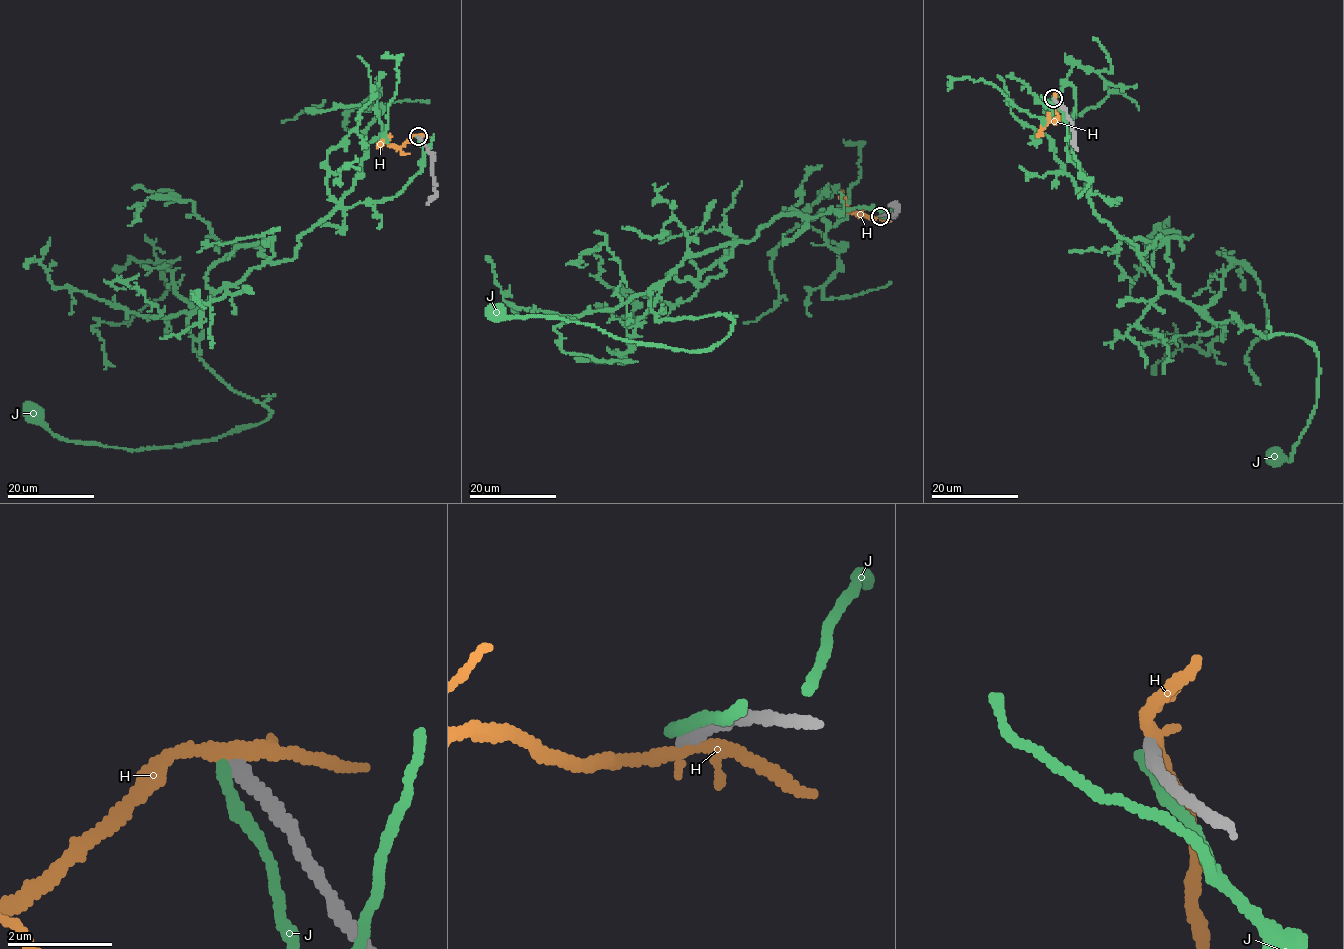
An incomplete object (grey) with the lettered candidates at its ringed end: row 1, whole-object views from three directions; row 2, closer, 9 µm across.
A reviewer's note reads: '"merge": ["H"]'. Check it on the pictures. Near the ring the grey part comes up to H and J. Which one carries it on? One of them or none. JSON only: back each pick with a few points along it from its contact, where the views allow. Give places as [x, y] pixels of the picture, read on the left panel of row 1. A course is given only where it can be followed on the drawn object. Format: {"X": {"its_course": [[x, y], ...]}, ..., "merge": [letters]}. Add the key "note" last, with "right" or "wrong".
{"merge": [], "note": "wrong"}

